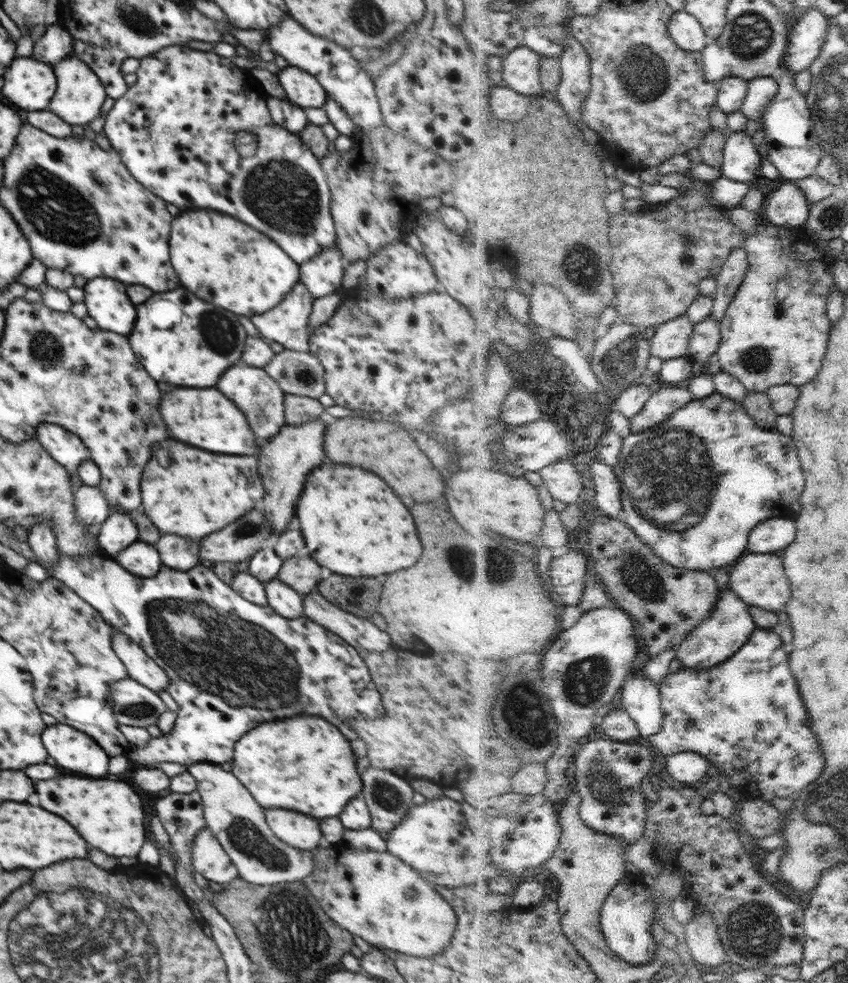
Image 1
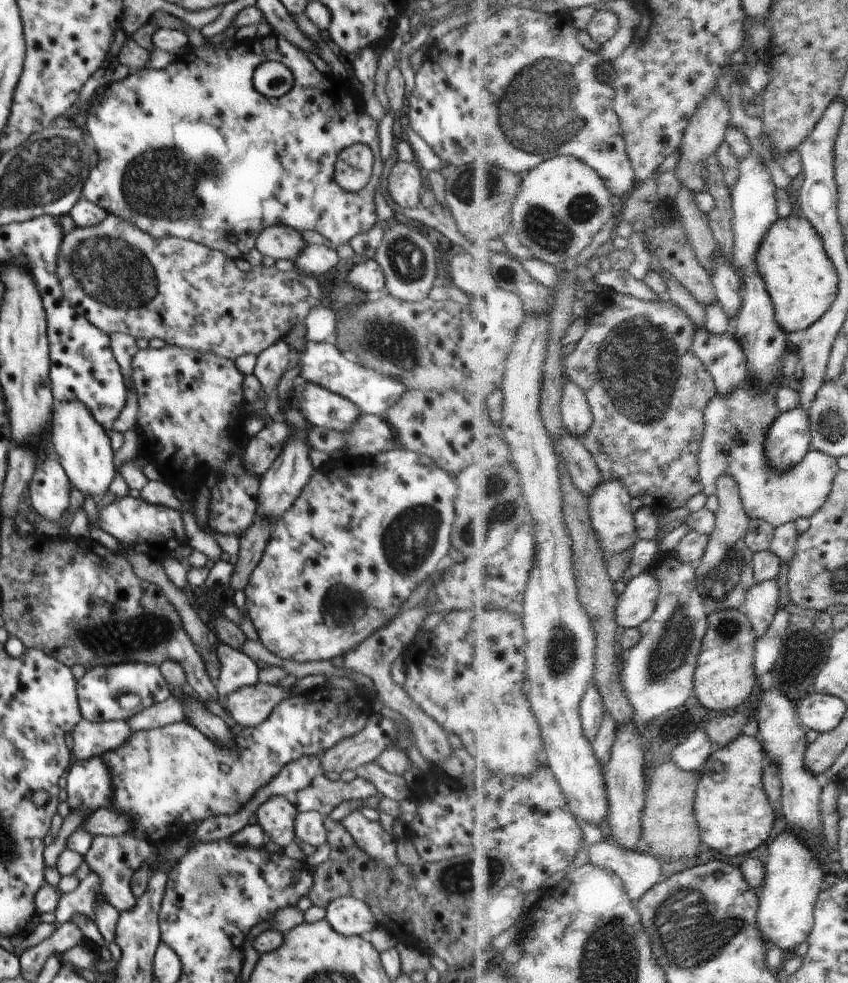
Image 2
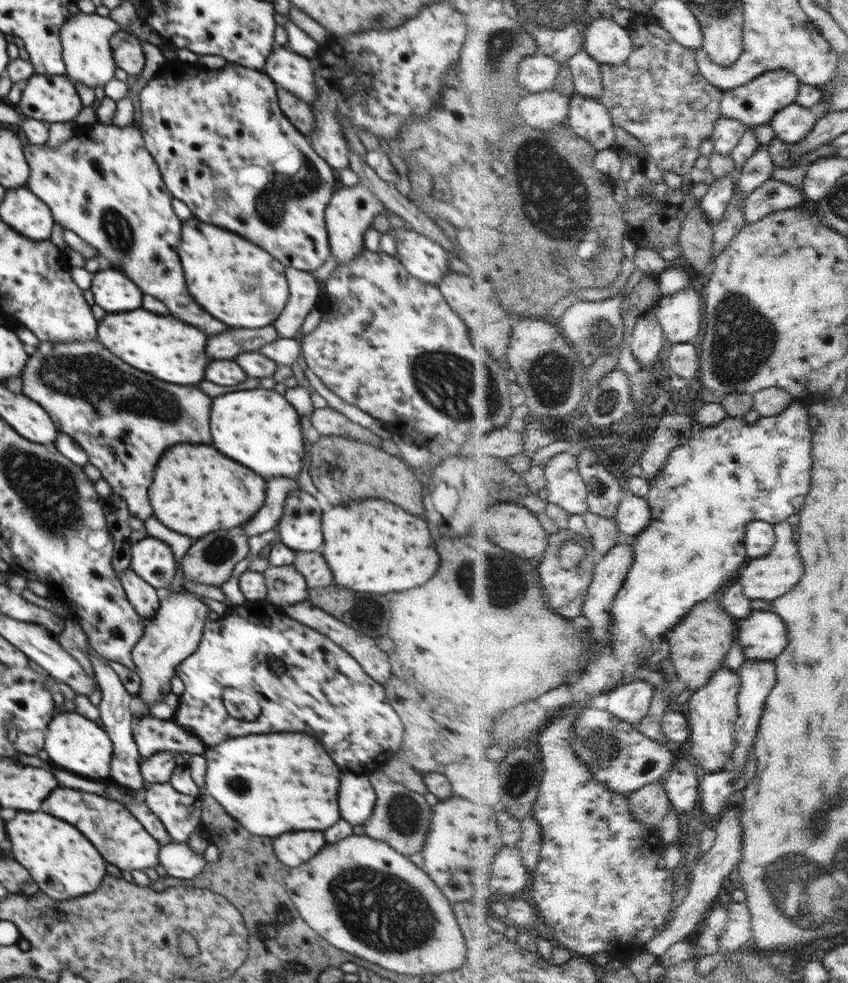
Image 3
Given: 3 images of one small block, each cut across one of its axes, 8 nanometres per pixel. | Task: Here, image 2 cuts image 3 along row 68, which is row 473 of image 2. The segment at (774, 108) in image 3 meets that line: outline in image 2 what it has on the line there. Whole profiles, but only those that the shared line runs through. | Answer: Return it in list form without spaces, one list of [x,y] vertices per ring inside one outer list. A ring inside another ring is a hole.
[[[800,406],[781,414],[769,430],[766,450],[773,468],[785,475],[812,453],[811,412]]]

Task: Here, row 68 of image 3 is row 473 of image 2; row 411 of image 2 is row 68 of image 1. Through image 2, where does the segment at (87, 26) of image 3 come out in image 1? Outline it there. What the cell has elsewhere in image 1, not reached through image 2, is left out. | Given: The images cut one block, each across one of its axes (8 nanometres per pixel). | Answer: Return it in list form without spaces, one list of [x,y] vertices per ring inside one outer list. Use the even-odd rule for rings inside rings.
[[[66,56],[54,68],[57,78],[57,88],[54,98],[50,100],[48,110],[60,116],[66,124],[89,124],[99,116],[101,106],[107,97],[104,85],[101,80],[76,56]]]

